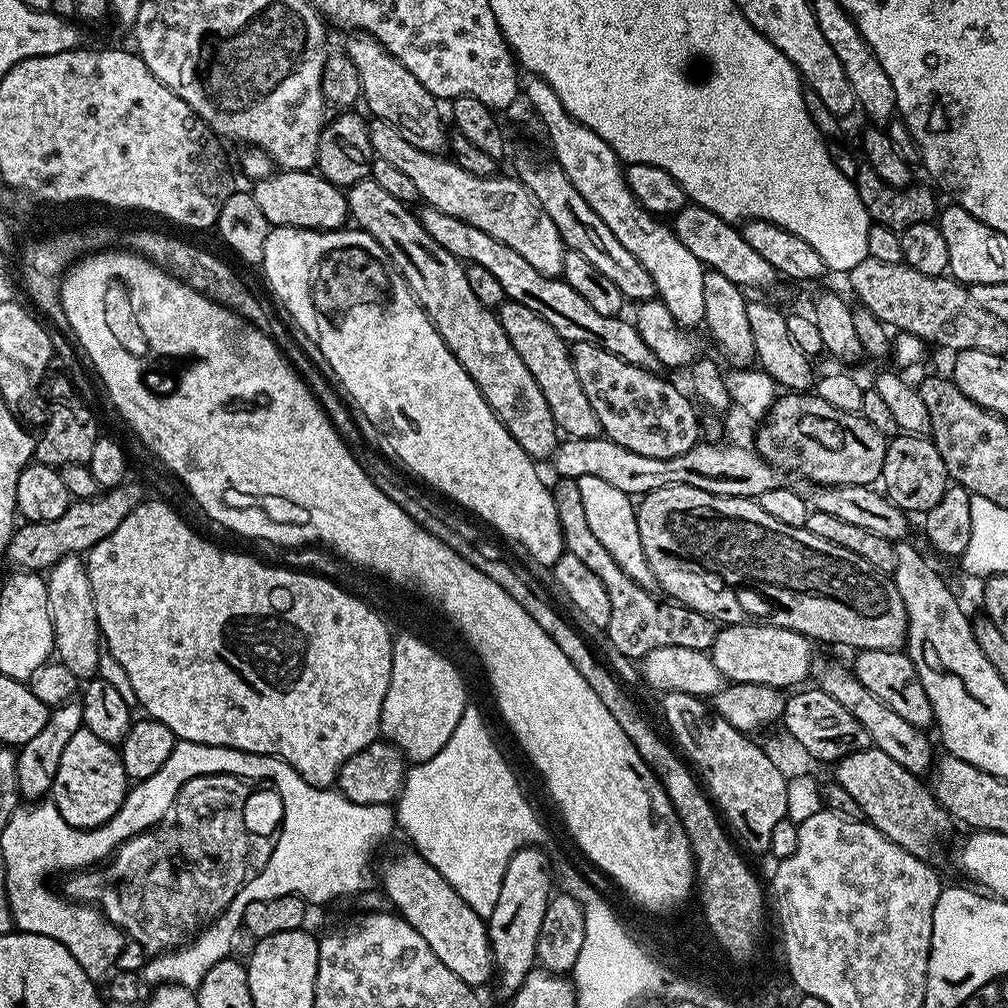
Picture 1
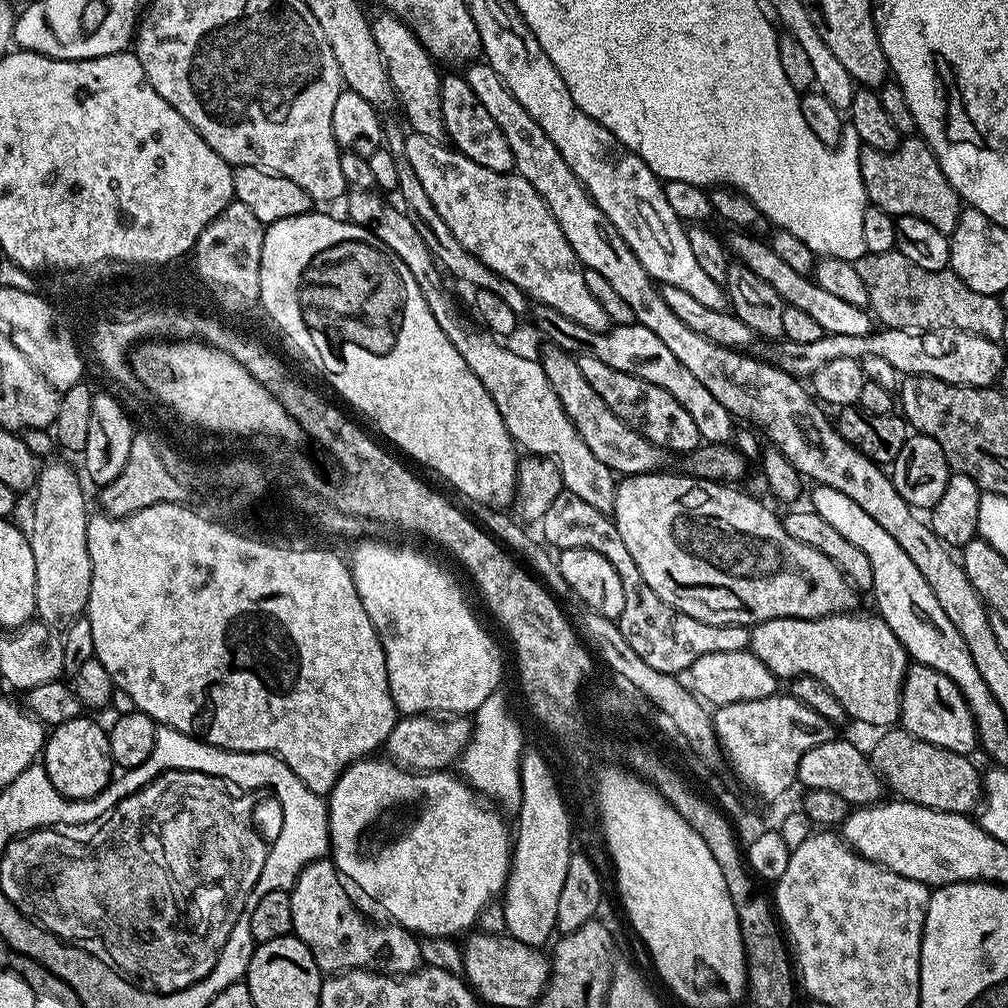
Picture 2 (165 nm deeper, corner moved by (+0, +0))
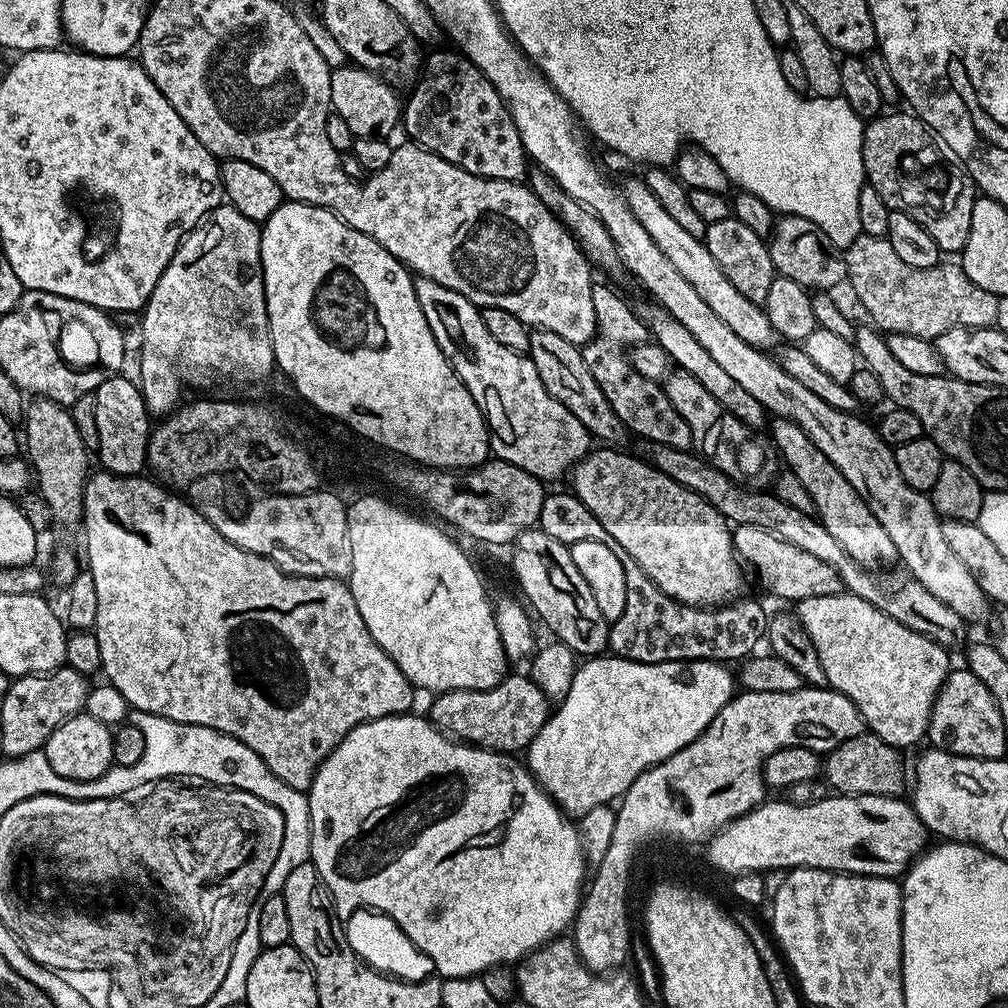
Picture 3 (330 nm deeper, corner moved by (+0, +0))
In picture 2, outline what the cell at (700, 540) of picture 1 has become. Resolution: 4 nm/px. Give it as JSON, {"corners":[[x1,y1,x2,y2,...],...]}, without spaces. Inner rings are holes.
{"corners":[[668,470,659,472,643,472,641,476,626,476,617,483,614,494,614,506,610,516,616,521,618,534,622,534,622,542,626,542,626,550,630,550,630,558,638,566,646,586,658,594,672,608,677,608,682,614,690,614,690,618,705,620,707,624,743,624,755,626,773,620,774,618,822,618,823,616,835,616,837,614,852,614,857,611,857,589,853,588,848,577,840,571,840,567,833,560,826,558,812,546,806,546,798,542,798,538,790,538,786,534,784,525,779,515,775,516,764,504,759,504,752,496,739,492,739,487,729,486,724,482,705,480,691,474,684,476,671,476]]}

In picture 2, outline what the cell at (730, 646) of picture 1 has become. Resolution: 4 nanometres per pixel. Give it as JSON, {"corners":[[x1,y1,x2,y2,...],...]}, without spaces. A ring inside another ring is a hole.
{"corners":[[837,614,822,618,774,618,751,629,750,650,777,678,809,676,818,678,842,702,845,713,875,730,887,730,899,721,900,693,904,690,904,678,908,675,910,657,902,642,886,626,879,615,860,616,861,614]]}

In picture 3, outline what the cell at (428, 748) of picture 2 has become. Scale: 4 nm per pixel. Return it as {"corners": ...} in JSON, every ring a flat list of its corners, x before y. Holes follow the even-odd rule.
{"corners":[[528,674,505,676,503,682,490,690,450,690,439,693,432,704,431,715,440,716,438,727,441,732,465,744,474,744,478,748,489,748,491,752,507,752,509,754,523,753,530,742,542,730,550,715,550,701,542,689,537,686]]}

